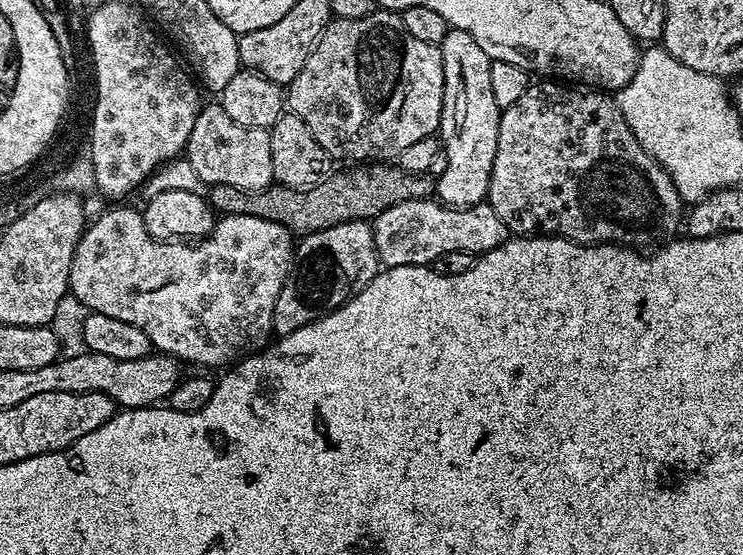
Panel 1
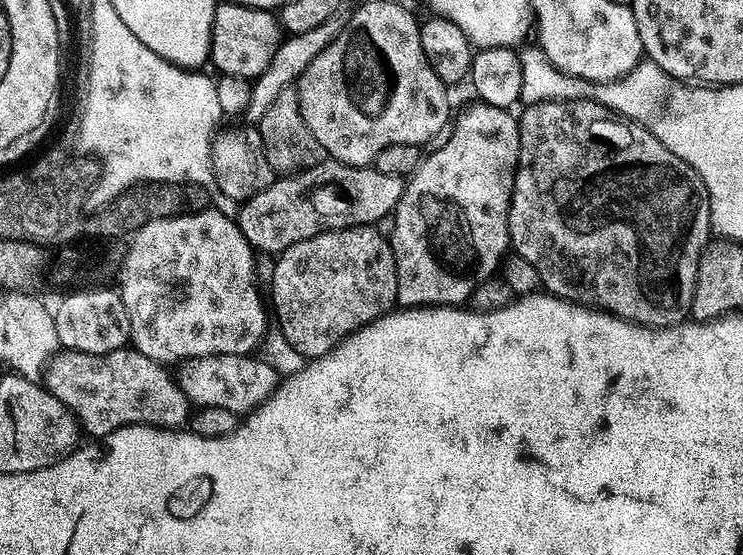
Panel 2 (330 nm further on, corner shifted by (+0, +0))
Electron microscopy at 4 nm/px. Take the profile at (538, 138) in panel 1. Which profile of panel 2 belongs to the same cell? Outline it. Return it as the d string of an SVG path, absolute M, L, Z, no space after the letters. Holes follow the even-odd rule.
M559 99L544 100L540 104L529 104L523 109L524 113L519 113L518 123L520 126L520 157L518 158L518 166L516 167L516 177L514 178L514 190L512 191L512 201L510 202L510 210L508 211L508 238L511 247L514 249L515 255L526 258L526 262L530 262L530 266L534 266L534 270L538 270L538 278L540 279L543 291L545 293L557 296L563 300L570 300L574 304L586 304L590 308L599 308L601 312L611 312L614 316L620 316L624 320L632 320L635 324L647 324L650 328L669 328L675 324L685 323L689 319L692 299L696 293L696 275L698 274L698 262L700 255L710 243L710 202L708 201L708 191L702 182L699 174L693 170L689 164L682 158L678 158L678 154L670 154L670 150L666 150L666 146L662 146L662 142L658 142L658 138L654 138L654 134L650 130L646 130L635 120L627 119L615 112L611 108L602 106L598 102L588 99Z

